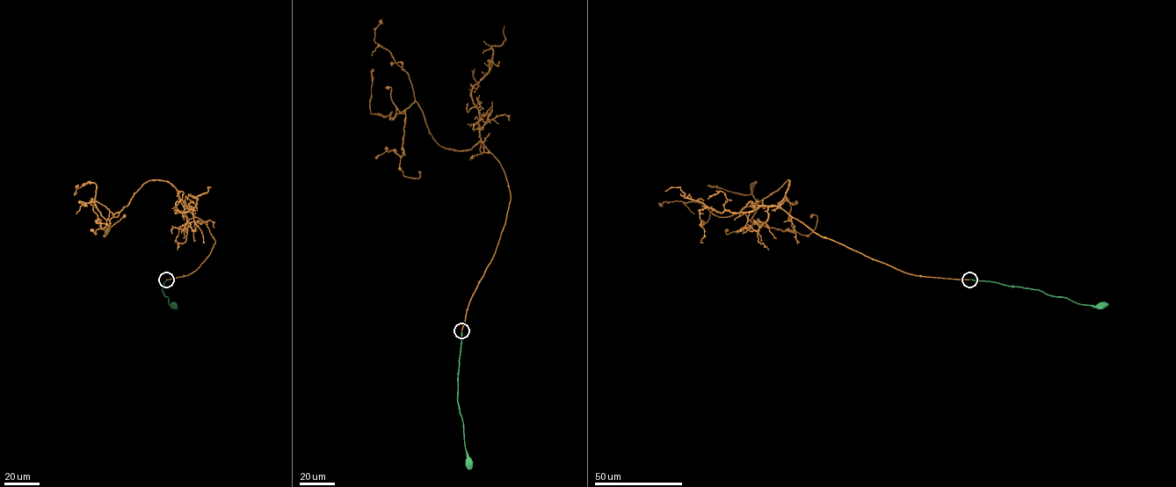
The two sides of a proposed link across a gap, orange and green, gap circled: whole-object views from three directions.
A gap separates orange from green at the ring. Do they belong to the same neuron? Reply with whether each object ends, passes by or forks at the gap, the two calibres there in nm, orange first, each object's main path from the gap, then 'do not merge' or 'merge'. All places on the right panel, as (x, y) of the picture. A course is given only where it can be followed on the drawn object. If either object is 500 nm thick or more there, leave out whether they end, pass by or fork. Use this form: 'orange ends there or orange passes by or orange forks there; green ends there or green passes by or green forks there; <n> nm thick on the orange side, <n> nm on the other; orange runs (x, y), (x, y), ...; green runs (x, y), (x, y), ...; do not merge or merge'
orange ends there; green ends there; 240 nm thick on the orange side, 240 nm on the other; orange runs (969, 279), (821, 236), (780, 206), (788, 180), (750, 220), (755, 182), (707, 185); green runs (970, 279), (1041, 290), (1082, 304), (1100, 305); merge

